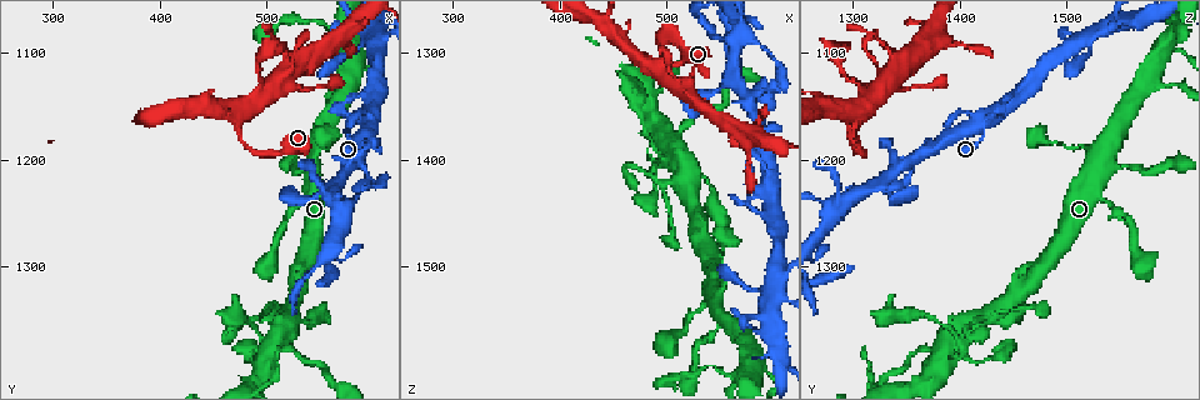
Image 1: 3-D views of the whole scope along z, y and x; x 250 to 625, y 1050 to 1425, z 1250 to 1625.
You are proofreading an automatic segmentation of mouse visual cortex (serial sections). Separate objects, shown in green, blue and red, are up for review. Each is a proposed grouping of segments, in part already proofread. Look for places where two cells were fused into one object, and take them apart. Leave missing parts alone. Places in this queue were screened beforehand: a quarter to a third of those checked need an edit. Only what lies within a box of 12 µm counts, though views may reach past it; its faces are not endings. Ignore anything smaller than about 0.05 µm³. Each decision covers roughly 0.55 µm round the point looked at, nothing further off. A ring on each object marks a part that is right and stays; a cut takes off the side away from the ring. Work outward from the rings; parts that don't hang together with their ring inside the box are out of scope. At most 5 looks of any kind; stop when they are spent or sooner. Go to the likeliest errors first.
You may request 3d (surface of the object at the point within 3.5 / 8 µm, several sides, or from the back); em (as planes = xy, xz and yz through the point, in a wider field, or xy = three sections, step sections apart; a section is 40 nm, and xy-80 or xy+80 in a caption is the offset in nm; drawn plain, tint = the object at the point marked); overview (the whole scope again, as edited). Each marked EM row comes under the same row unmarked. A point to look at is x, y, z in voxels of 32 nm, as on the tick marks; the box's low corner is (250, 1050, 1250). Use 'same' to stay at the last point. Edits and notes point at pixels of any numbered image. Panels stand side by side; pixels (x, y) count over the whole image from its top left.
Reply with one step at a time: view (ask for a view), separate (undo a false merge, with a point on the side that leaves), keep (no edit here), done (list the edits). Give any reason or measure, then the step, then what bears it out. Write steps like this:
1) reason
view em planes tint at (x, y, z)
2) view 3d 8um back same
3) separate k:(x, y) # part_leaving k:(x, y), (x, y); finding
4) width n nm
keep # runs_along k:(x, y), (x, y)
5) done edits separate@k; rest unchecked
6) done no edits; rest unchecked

small branch off a trunk
view 3d 3.5um at (504, 1368, 1400)

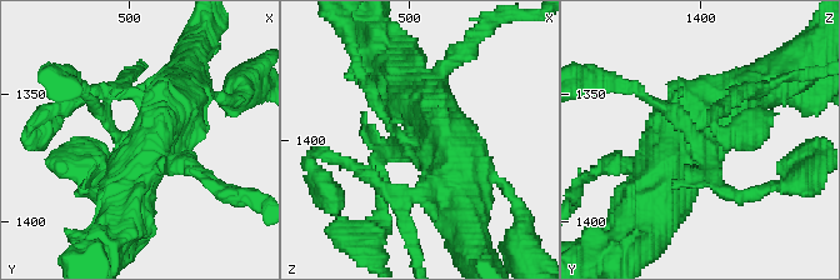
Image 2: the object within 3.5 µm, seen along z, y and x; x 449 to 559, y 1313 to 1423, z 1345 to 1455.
view em xy step 1 tint at (503, 1370, 1401)

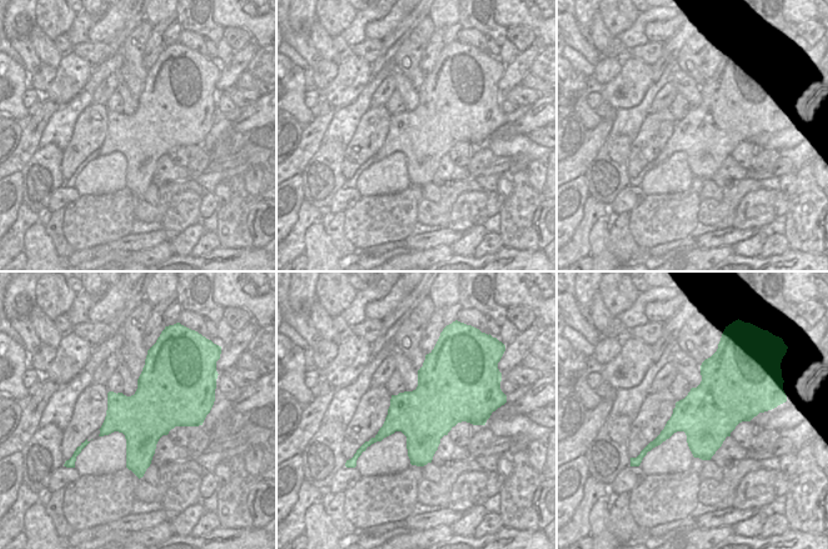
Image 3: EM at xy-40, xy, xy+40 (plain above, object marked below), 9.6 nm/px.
separate 2:(88, 188) # part_leaving 2:(121, 138), (71, 80); a second cell is stuck on

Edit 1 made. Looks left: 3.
sharp bend
view 3d 3.5um at (552, 1394, 1352)

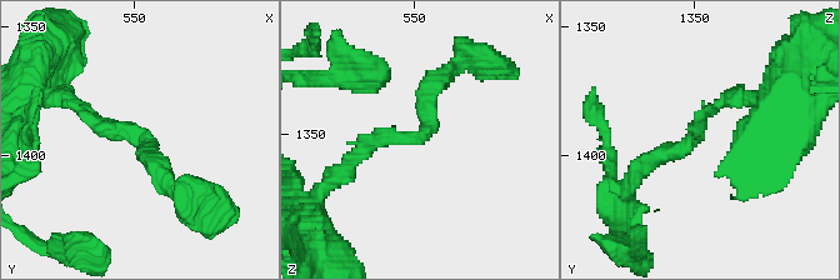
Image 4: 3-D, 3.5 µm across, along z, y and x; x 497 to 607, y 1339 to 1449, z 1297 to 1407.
arm_widths 150, 200 nm
view em xy step 5 tint at (552, 1392, 1350)

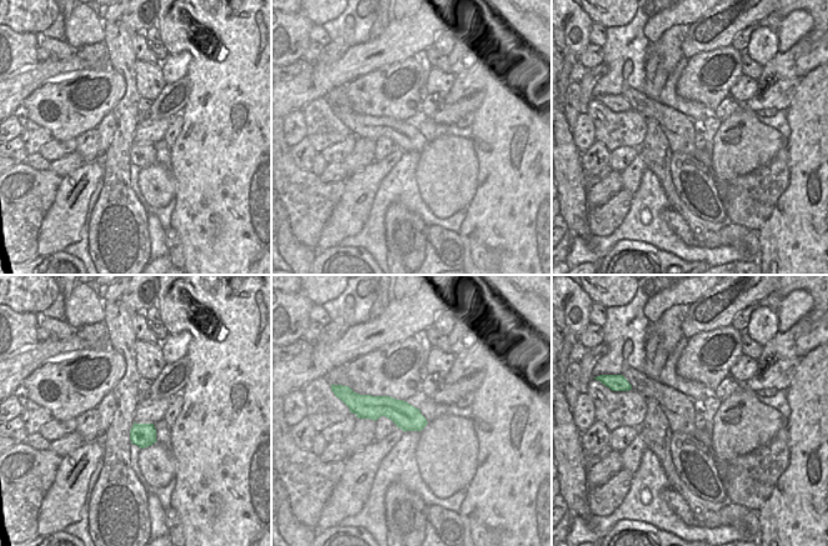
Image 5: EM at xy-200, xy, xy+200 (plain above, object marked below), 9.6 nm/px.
keep # runs_along 5:(358, 407), (392, 407), (423, 422); all the same cell

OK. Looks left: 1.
done edits separate@2; rest unchecked

